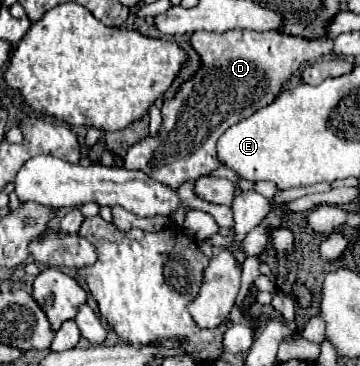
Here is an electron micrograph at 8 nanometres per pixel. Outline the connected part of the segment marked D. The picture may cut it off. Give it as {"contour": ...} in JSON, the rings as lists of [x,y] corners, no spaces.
{"contour":[[[230,29],[228,33],[212,33],[212,31],[196,31],[190,39],[192,47],[202,57],[202,69],[196,73],[194,79],[182,85],[178,95],[164,103],[162,107],[162,127],[158,137],[146,137],[132,145],[124,157],[126,169],[144,171],[148,177],[168,185],[170,189],[178,189],[178,185],[186,179],[198,179],[208,175],[212,169],[220,167],[216,157],[216,141],[220,135],[234,123],[244,117],[250,117],[256,109],[272,103],[280,93],[284,81],[288,81],[302,63],[314,61],[320,57],[332,55],[334,41],[320,39],[320,41],[306,41],[300,37],[288,37],[278,31],[250,31],[250,29]]]}

